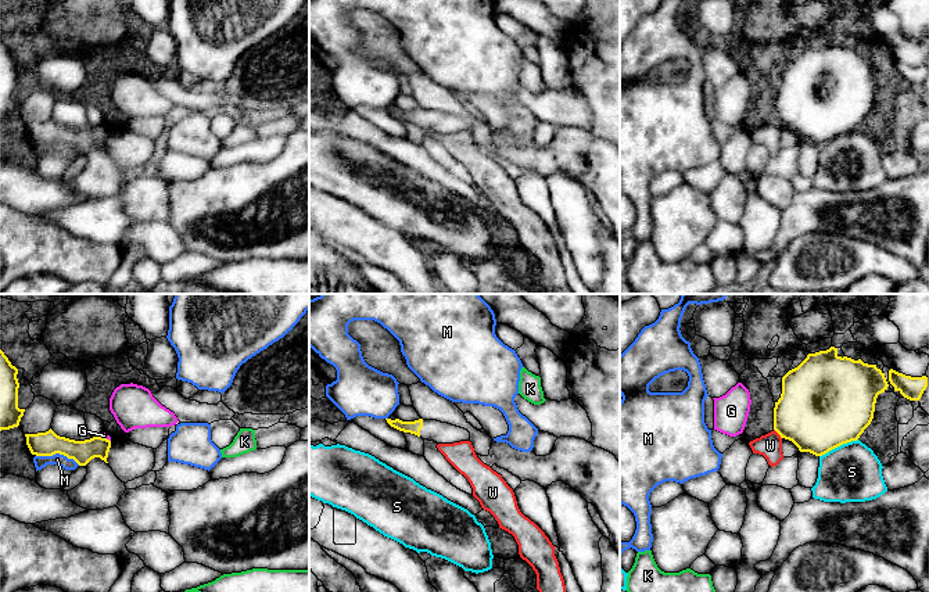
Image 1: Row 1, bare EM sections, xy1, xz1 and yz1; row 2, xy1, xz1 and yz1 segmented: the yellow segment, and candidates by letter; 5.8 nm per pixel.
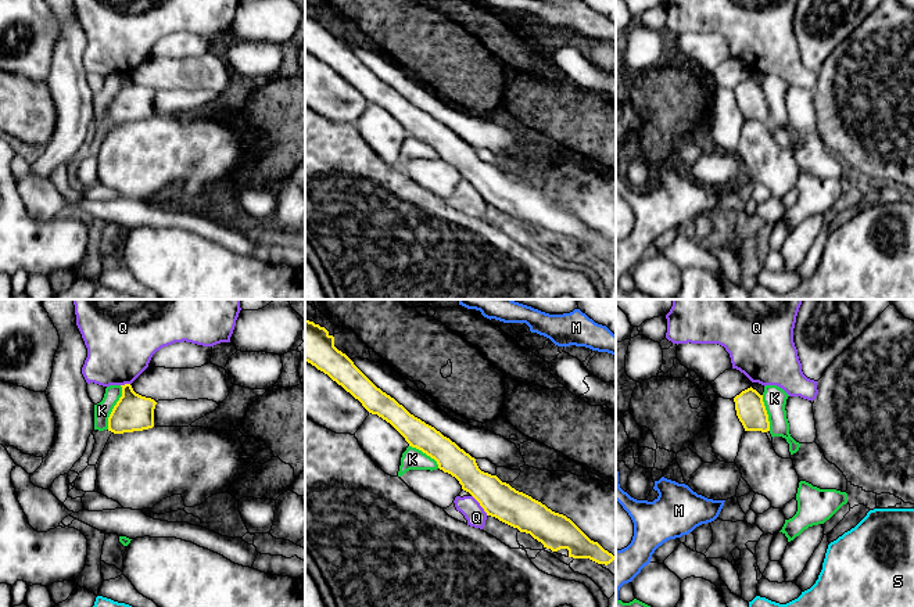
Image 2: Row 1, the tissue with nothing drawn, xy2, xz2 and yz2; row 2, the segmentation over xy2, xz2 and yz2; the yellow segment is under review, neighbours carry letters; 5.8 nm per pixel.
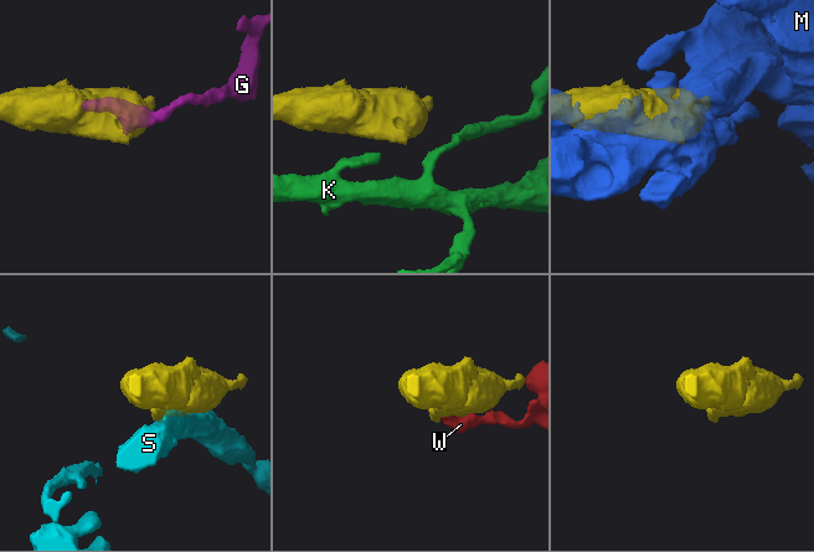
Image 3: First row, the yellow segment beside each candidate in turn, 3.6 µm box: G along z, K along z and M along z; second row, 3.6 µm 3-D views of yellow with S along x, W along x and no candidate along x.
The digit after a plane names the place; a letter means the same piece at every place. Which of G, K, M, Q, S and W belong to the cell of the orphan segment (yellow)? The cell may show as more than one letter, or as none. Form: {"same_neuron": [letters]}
{"same_neuron": []}

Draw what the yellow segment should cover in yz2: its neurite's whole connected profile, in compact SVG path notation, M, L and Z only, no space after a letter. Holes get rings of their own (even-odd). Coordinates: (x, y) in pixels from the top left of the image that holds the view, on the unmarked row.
M752 76L734 87L735 100L745 121L770 121L768 104L760 85Z

